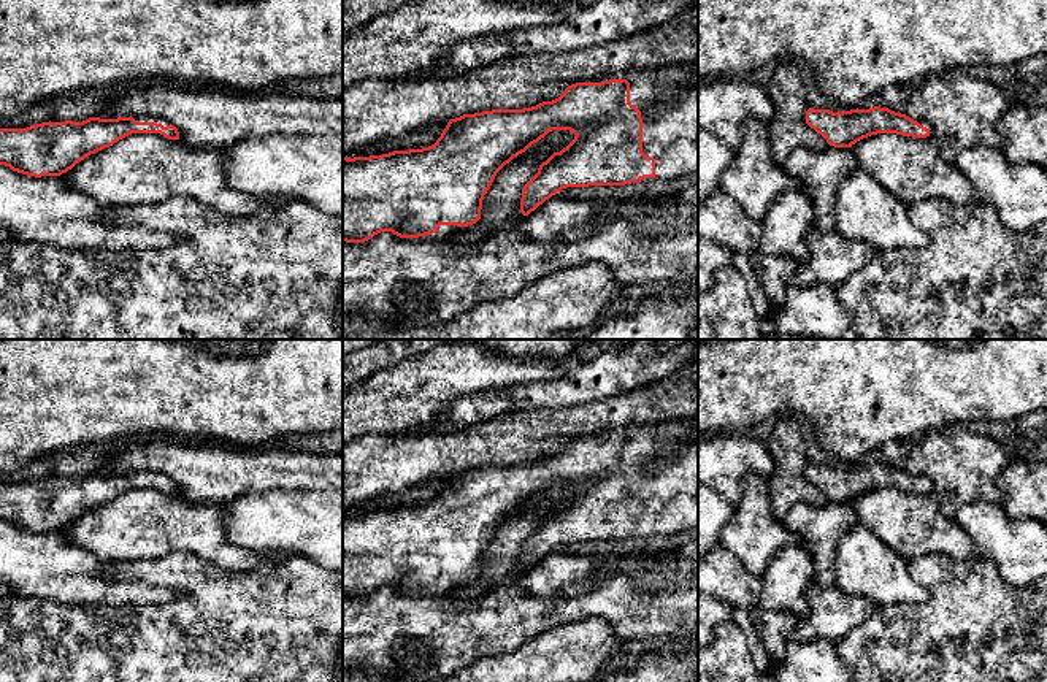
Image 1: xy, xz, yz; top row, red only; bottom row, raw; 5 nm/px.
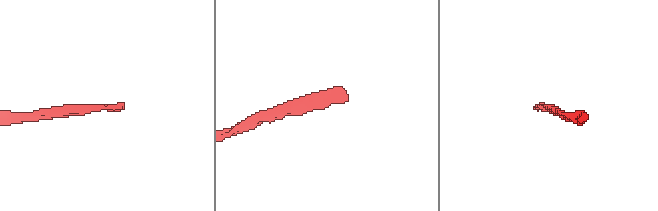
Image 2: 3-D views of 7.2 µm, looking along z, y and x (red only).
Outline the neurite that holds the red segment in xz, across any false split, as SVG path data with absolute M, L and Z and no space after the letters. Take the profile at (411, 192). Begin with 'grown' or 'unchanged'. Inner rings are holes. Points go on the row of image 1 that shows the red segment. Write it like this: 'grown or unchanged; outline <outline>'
grown; outline M669 67L644 70L636 73L630 81L609 79L601 82L576 82L565 89L565 92L552 100L543 102L531 108L524 109L492 109L474 114L463 114L451 119L435 144L422 149L393 151L382 155L370 157L343 157L343 241L346 243L365 243L381 232L392 232L400 238L419 238L419 239L446 239L454 232L465 230L468 225L476 224L481 219L482 200L490 189L497 173L509 163L514 157L525 152L531 144L538 143L552 130L570 130L576 136L560 152L554 152L538 168L538 173L524 186L520 198L520 211L528 216L539 205L549 200L552 195L566 187L589 187L589 186L625 186L630 182L641 182L644 178L682 178L685 174L698 173L698 68L696 67Z

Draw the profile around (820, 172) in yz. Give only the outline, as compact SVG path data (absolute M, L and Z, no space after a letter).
M828 146L823 151L800 148L782 163L798 179L814 206L814 227L834 230L834 201L839 184L858 168L850 148Z

